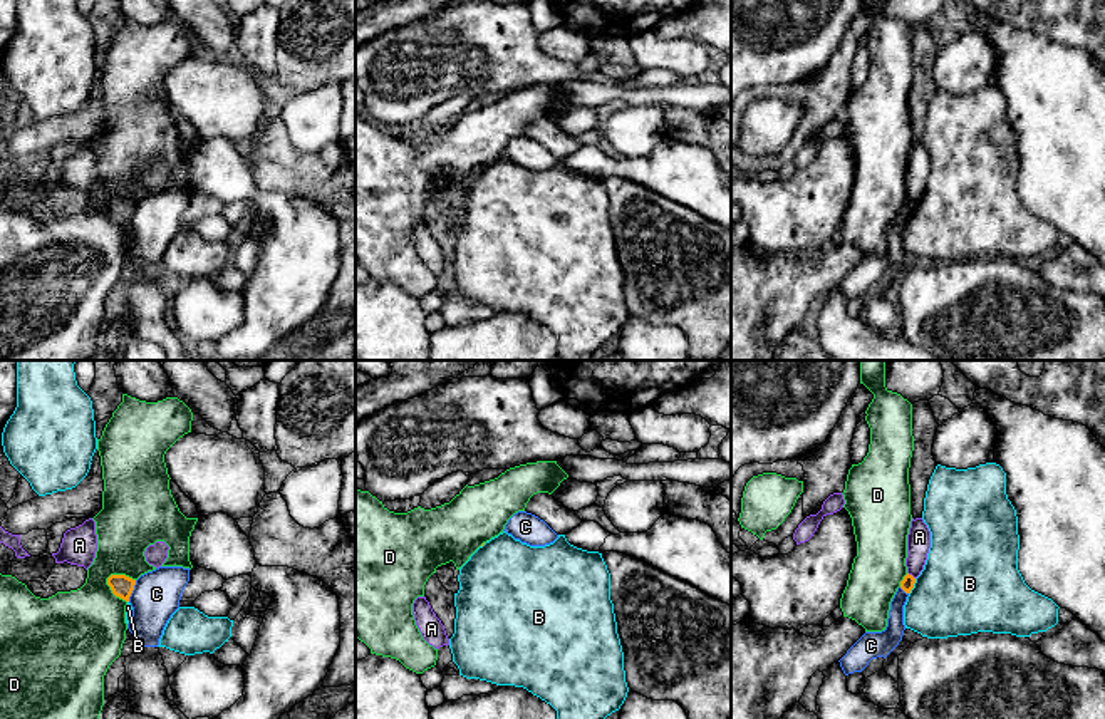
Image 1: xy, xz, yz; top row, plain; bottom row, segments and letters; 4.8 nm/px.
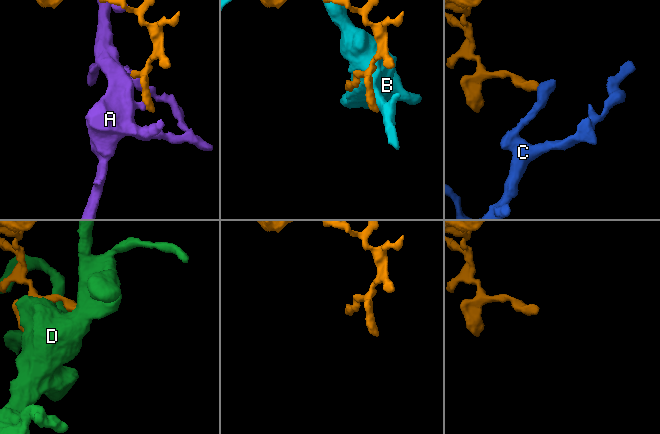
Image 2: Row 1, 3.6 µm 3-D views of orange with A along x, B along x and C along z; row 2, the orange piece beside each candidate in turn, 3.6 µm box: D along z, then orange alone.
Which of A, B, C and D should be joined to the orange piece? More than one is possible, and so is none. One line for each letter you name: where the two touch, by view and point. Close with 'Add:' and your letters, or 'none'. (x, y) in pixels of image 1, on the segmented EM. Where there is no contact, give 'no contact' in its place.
Add: none

